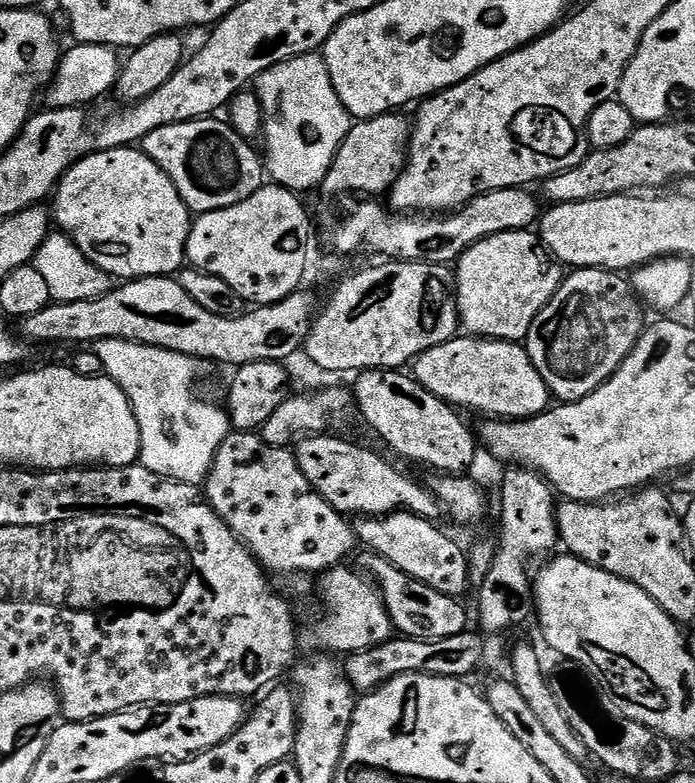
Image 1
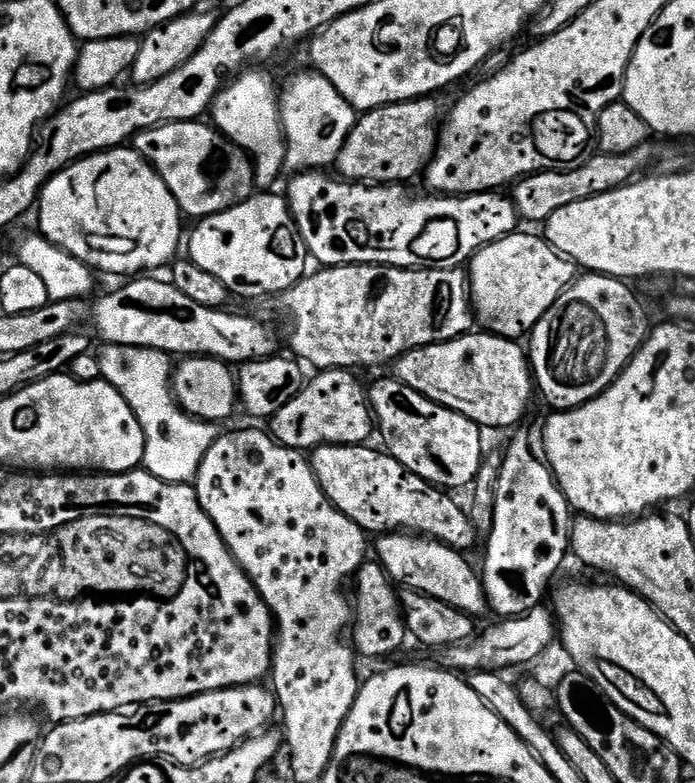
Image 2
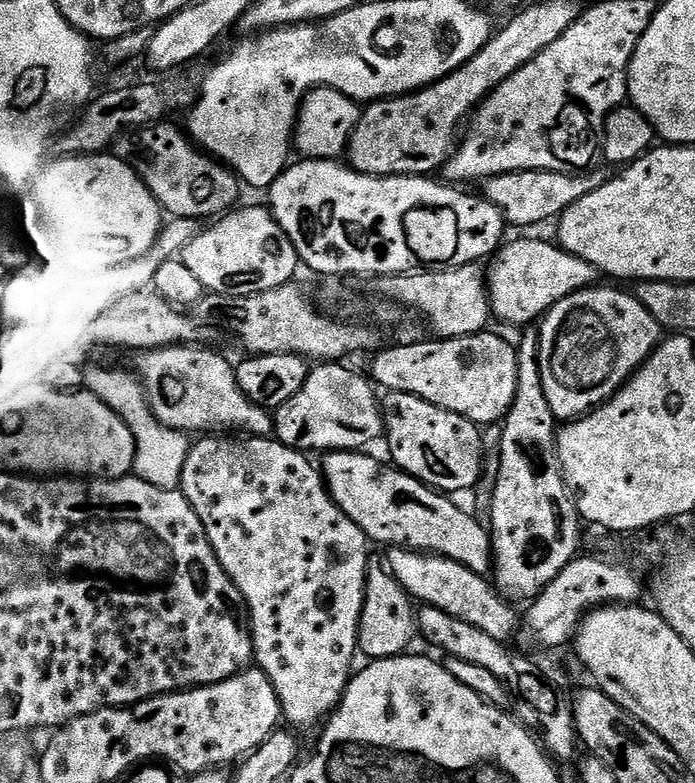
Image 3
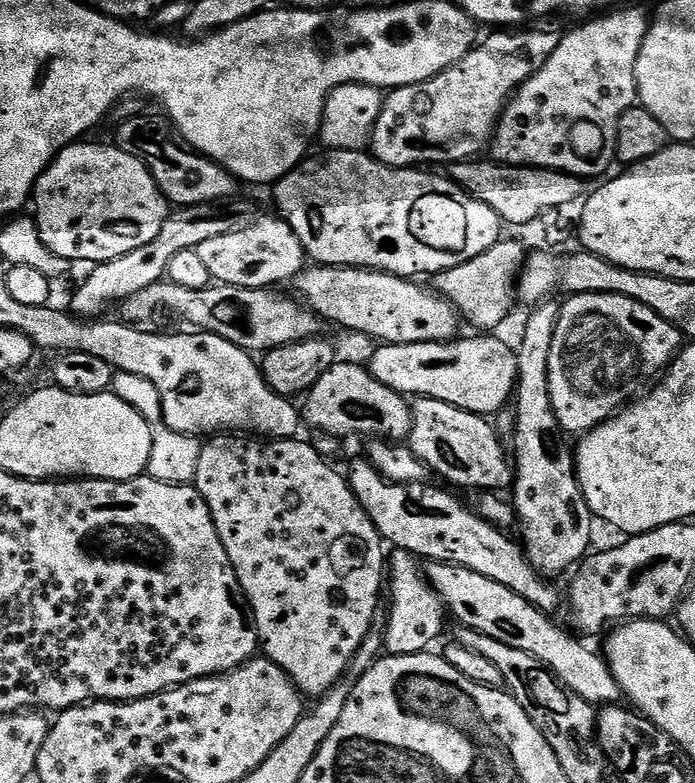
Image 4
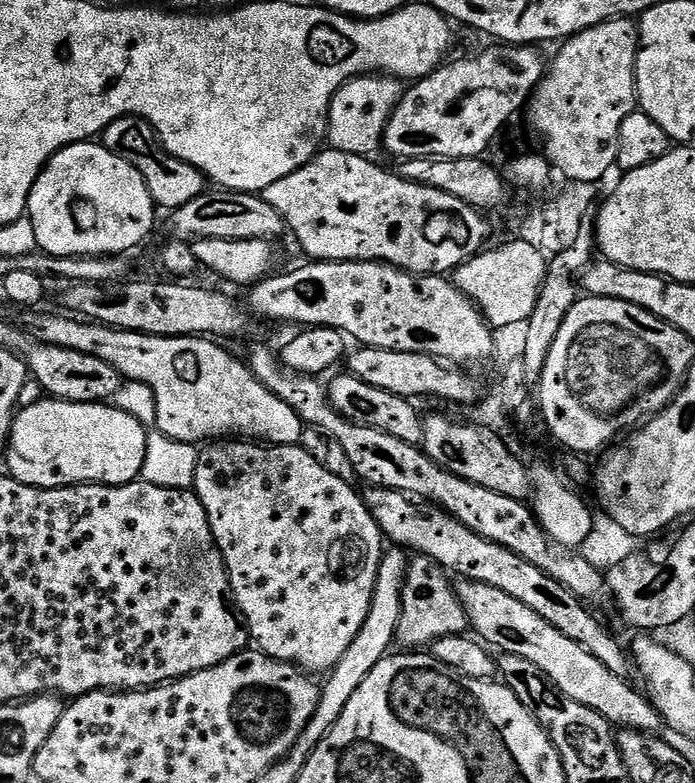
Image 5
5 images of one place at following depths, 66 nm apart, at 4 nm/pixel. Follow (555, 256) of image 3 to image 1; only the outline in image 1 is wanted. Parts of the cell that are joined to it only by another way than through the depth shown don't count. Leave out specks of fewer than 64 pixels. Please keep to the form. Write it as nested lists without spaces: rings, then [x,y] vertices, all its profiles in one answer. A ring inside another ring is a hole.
[[[521,230],[494,234],[467,248],[455,261],[454,275],[456,305],[465,333],[489,340],[524,342],[534,318],[554,298],[566,272],[559,260],[550,259],[535,231]]]

